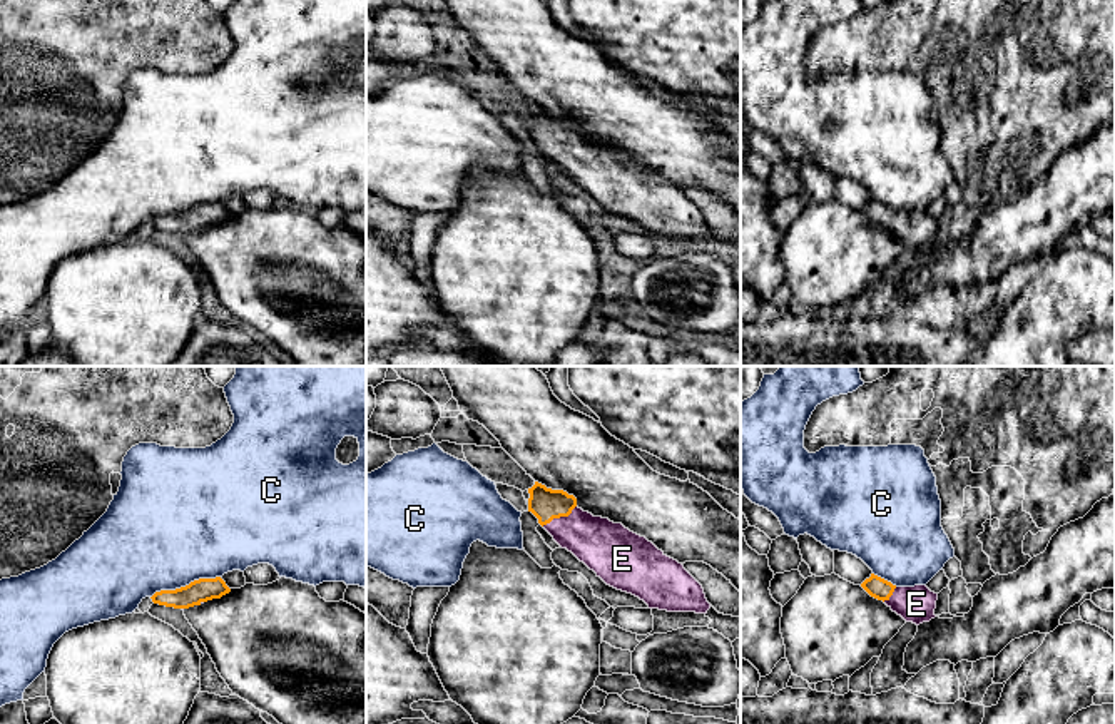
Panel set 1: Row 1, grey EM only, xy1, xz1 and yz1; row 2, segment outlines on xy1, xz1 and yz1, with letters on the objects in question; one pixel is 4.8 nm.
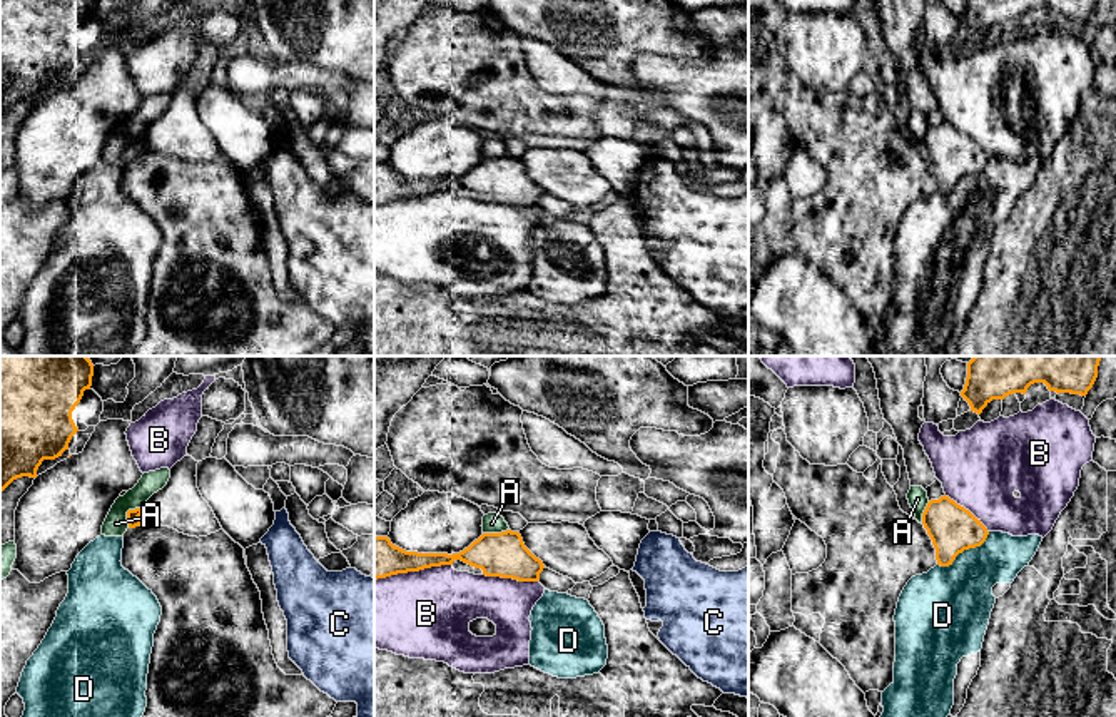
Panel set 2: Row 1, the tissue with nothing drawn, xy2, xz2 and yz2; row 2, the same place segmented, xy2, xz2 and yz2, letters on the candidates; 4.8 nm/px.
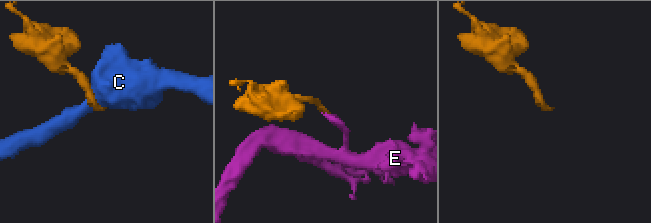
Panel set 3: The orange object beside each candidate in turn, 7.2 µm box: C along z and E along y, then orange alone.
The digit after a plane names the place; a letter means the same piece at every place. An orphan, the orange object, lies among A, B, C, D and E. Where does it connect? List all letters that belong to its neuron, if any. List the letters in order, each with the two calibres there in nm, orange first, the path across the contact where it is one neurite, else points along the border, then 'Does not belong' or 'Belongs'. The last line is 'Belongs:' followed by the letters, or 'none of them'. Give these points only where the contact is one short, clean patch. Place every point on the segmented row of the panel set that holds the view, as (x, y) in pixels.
A: Thickness 60 nm (orange) against 120 nm. Boundary: xy2 (142, 507), (127, 512), (127, 527). Does not belong
B: Thickness 200 nm (orange) against 420 nm. Does not belong
C: Thickness 110 nm (orange) against 480 nm. Does not belong
D: Thickness 240 nm (orange) against 340 nm. Does not belong
E: Thickness 160 nm (orange) against 240 nm. Path across: xz1 (545, 504), (559, 517), (602, 545). Belongs
Belongs: E

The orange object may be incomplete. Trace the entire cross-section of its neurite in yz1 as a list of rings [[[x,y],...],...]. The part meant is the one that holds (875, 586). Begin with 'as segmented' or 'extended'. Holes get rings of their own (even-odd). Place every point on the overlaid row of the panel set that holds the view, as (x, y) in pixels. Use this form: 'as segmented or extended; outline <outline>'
extended; outline [[[871,574],[861,587],[874,599],[883,600],[893,612],[906,622],[916,625],[934,619],[938,594],[926,585],[896,587],[891,582]]]

